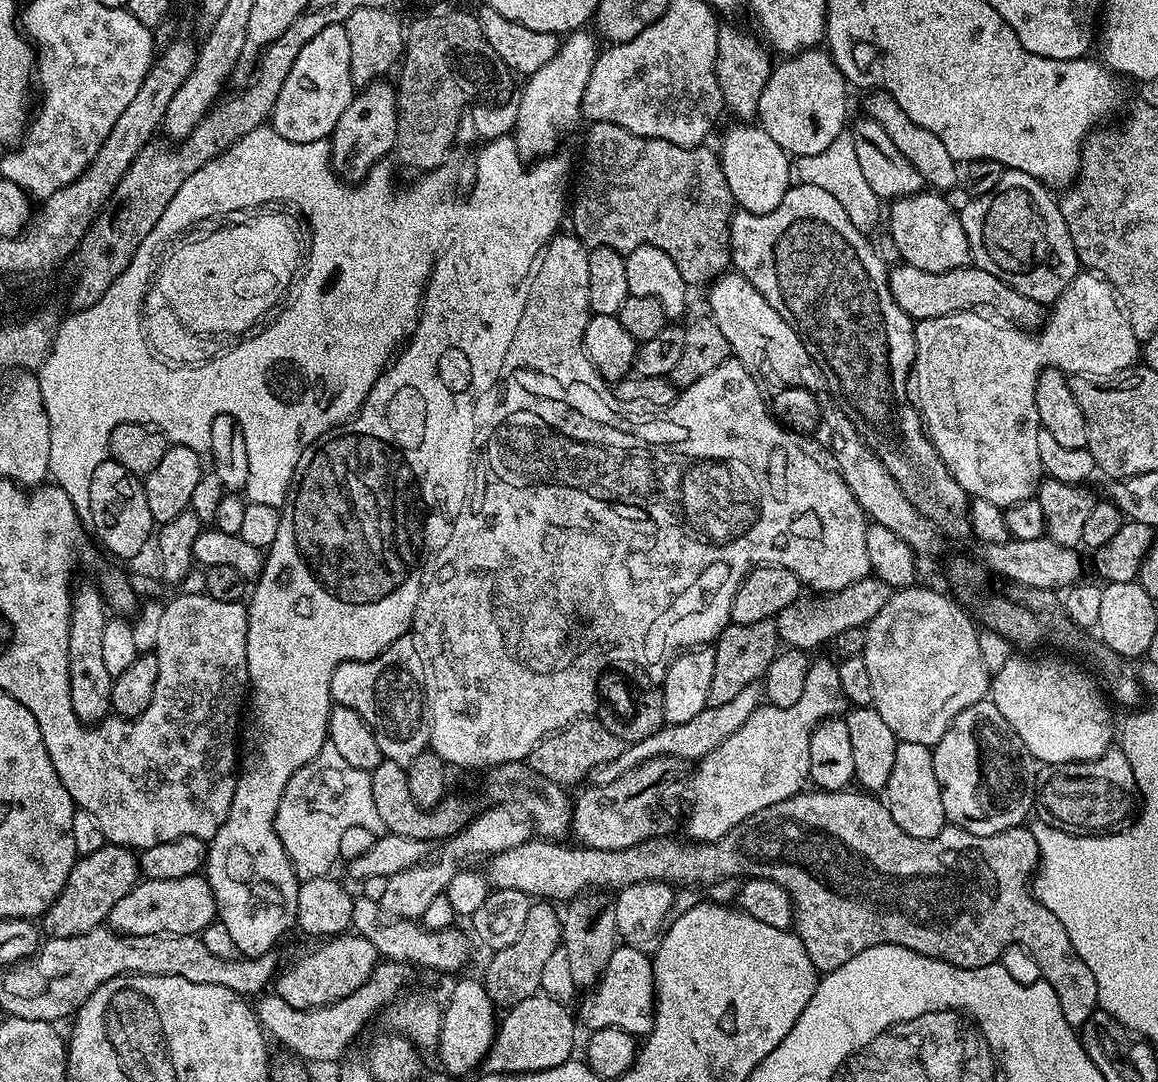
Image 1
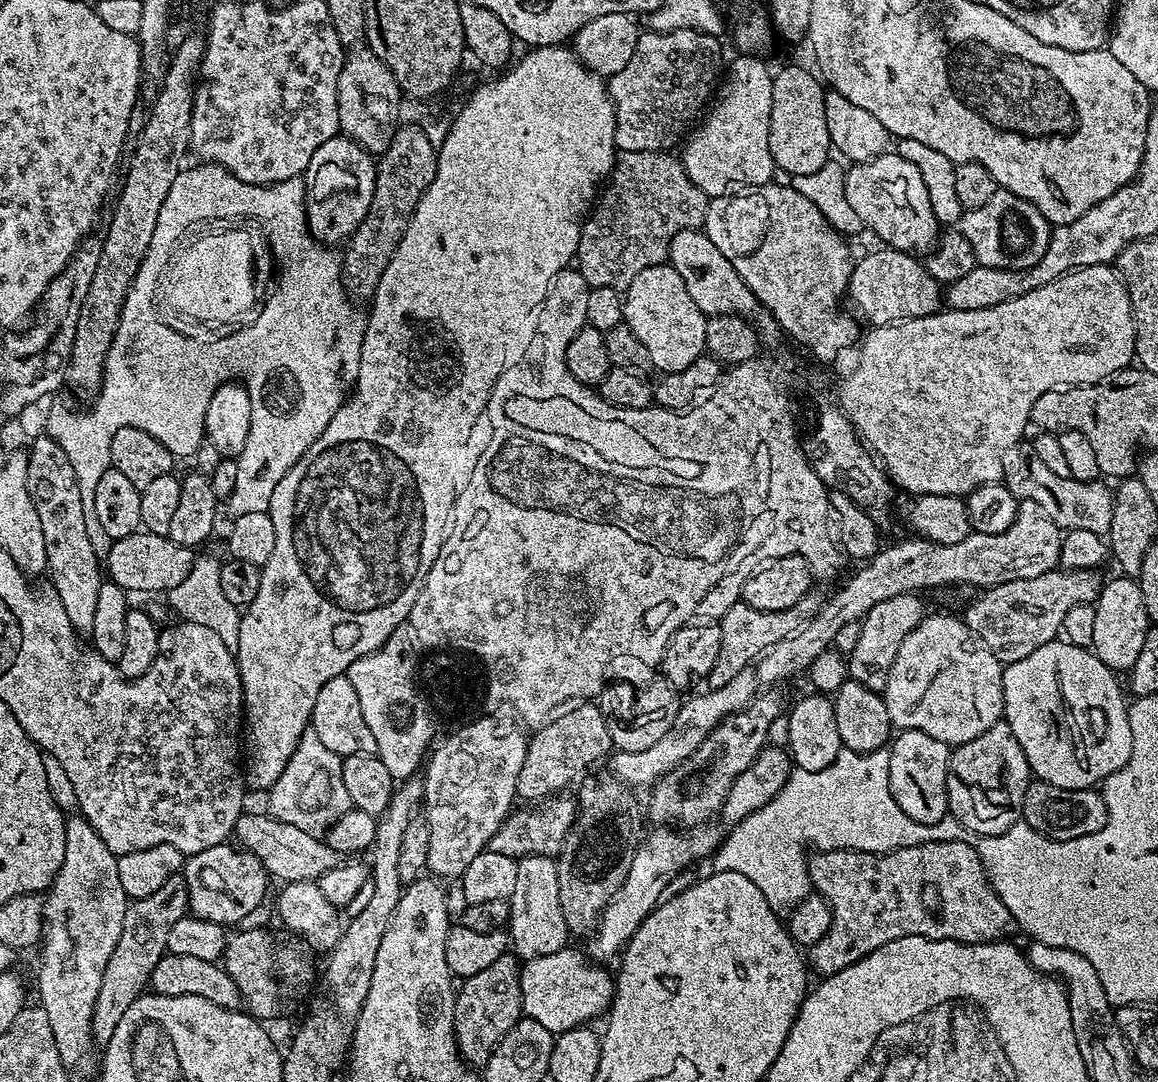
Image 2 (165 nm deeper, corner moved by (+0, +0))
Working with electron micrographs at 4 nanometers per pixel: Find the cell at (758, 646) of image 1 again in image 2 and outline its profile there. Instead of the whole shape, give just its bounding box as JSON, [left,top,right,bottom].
[706,592,822,687]

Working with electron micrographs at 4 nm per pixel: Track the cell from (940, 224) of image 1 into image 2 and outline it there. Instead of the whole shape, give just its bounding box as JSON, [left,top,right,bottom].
[844,150,942,254]

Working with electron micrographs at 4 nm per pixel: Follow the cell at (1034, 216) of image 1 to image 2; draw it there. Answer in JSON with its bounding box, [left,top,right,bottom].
[958,187,1050,272]

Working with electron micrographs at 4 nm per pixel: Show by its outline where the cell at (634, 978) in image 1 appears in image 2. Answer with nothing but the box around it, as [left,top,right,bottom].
[520,946,613,1034]

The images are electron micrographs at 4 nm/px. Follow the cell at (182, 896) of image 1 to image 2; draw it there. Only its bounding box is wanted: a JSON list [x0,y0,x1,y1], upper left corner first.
[182,842,270,926]

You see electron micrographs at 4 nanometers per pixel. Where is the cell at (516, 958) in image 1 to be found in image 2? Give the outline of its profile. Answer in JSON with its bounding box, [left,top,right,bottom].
[454,954,524,1065]

